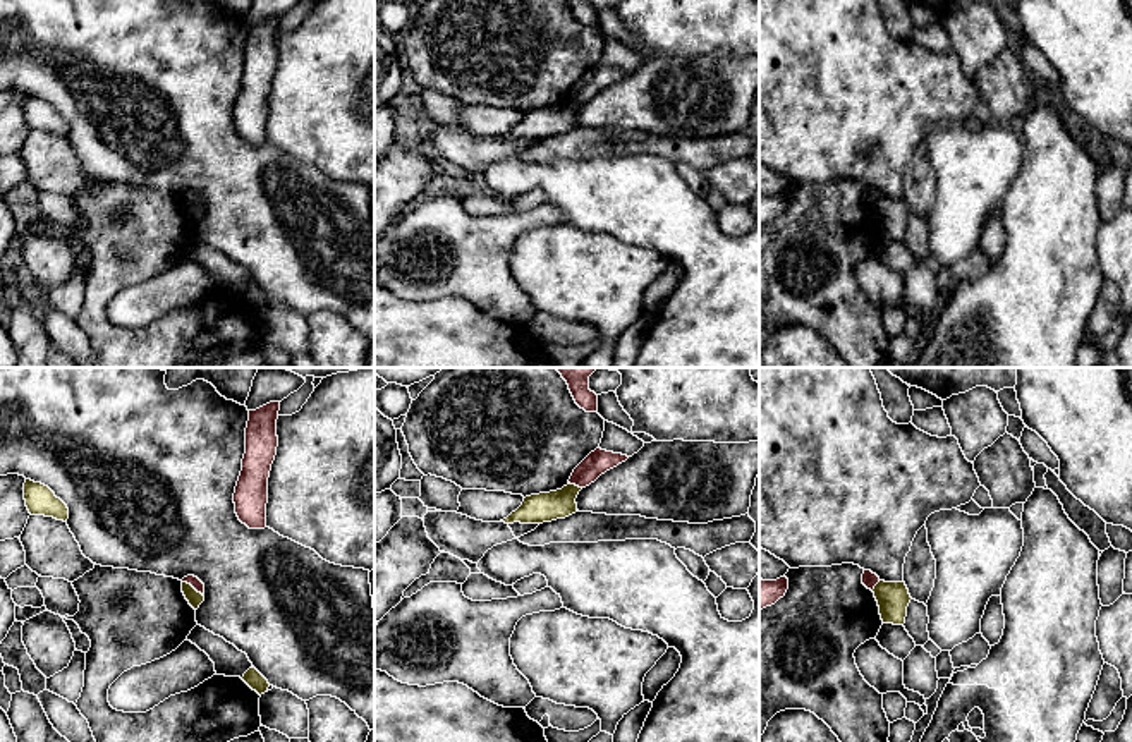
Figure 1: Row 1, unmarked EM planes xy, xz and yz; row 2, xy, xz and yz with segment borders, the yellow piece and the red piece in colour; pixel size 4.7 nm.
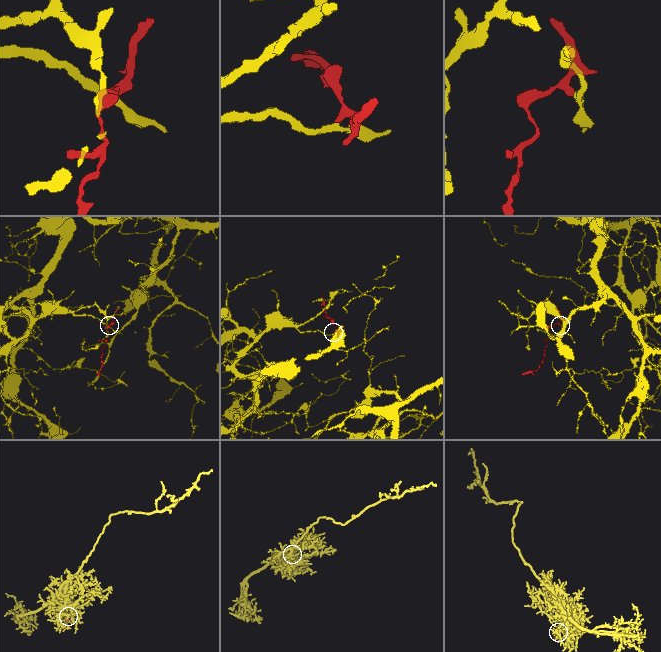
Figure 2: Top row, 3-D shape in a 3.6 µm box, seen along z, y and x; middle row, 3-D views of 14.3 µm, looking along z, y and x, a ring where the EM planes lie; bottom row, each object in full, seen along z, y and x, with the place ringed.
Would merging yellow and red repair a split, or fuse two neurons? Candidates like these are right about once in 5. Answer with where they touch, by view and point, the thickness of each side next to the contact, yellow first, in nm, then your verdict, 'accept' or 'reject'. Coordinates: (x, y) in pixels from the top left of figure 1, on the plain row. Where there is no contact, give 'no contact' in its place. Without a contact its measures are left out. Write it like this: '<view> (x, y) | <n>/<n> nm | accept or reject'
xy (191, 201) | 70/50 nm | reject

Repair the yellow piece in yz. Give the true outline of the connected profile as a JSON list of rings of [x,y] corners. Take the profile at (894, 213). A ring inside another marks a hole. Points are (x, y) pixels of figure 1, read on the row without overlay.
[[[879,196],[873,208],[878,216],[883,239],[904,240],[907,222],[912,215],[905,198]]]

